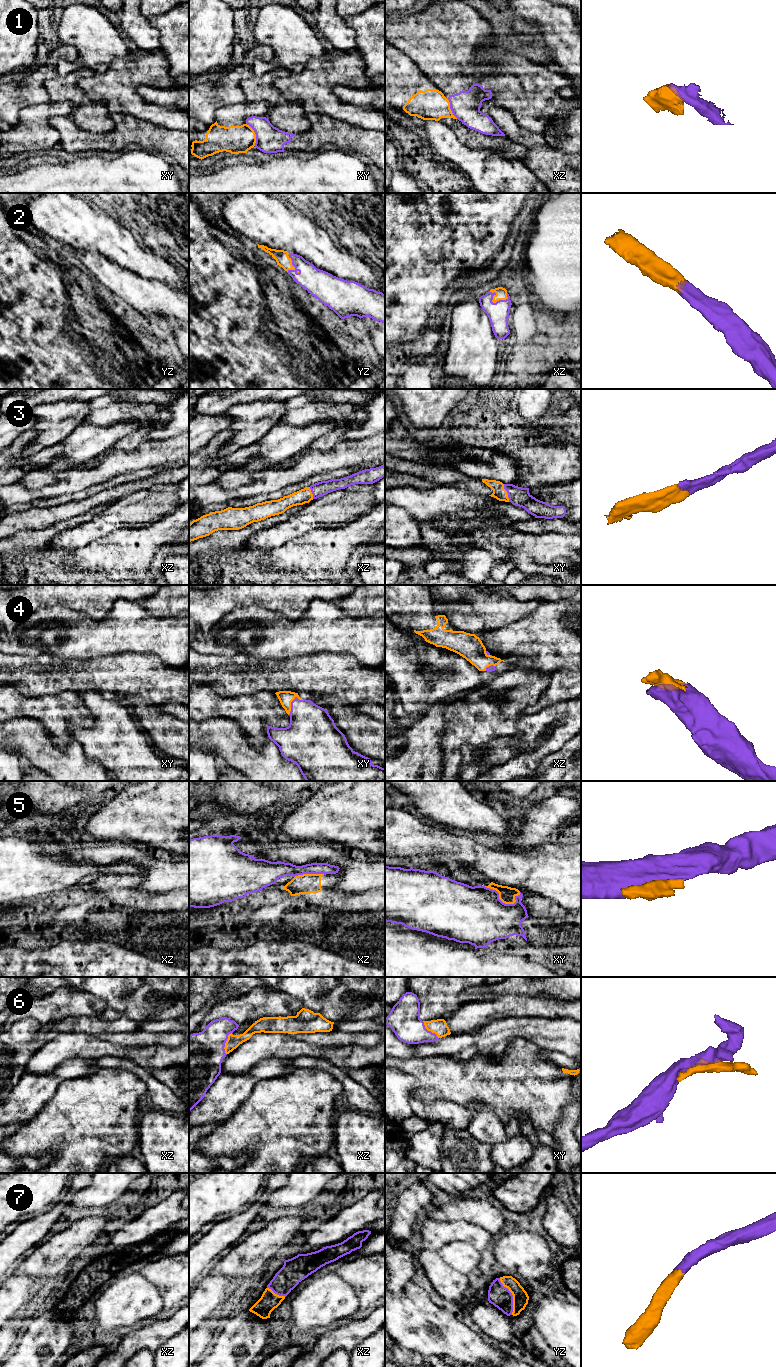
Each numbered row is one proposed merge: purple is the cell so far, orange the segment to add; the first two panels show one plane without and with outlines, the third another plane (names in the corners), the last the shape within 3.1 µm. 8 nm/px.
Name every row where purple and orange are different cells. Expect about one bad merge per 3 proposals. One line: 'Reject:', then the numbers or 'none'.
Reject: 1, 5

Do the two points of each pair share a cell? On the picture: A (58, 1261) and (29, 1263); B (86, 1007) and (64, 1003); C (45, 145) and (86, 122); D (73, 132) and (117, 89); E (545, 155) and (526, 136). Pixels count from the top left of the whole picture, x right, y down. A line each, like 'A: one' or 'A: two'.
A: one
B: one
C: two
D: two
E: one

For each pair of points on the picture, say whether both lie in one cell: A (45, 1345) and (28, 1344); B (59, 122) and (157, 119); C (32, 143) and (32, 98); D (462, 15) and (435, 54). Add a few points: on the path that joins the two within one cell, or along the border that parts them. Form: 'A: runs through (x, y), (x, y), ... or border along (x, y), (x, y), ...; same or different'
A: runs through (41, 1345), (32, 1345); same
B: border along (140, 118), (163, 127); different
C: border along (50, 101), (25, 106), (20, 112), (18, 123); different
D: runs through (453, 25), (441, 38), (441, 44); same

